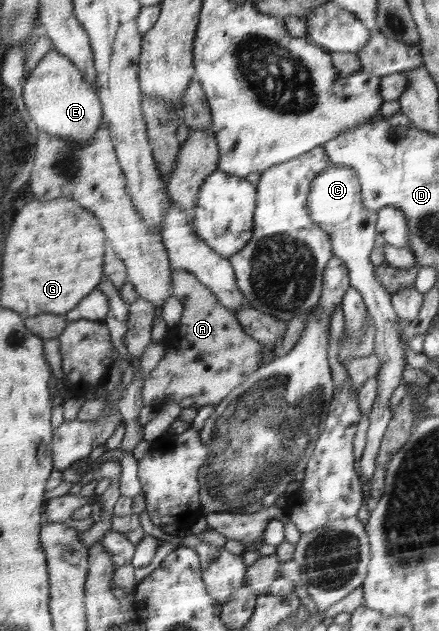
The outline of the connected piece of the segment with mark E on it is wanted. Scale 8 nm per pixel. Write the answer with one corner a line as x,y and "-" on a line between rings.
55,47
41,59
37,69
25,78
24,88
27,111
40,132
81,144
81,147
95,139
103,119
101,99
95,86
85,79
82,70

